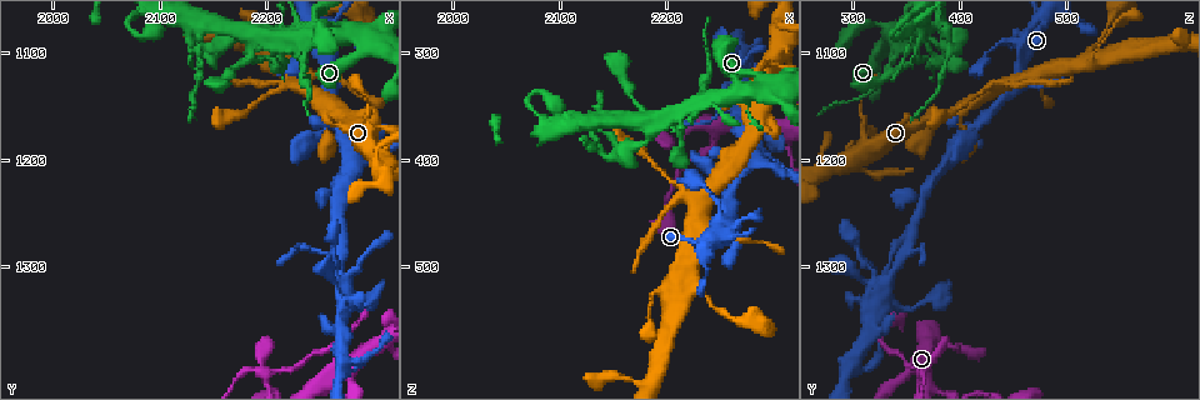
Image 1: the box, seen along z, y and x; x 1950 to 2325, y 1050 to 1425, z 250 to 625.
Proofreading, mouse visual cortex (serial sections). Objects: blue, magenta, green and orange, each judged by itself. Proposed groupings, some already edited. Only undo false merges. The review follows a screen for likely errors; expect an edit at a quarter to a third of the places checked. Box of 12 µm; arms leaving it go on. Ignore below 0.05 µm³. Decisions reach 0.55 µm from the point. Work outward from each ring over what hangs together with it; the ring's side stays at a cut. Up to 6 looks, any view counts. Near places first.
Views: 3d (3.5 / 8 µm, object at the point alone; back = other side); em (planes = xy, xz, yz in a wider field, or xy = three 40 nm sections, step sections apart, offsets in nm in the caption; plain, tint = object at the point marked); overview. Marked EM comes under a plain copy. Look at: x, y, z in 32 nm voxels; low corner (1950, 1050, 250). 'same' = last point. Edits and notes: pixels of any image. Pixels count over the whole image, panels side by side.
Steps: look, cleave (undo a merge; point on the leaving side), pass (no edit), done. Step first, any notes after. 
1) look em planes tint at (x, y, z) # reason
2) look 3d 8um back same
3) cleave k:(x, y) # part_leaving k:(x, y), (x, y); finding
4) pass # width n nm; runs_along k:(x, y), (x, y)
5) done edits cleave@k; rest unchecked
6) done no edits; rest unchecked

look 3d 3.5um at (2238, 1134, 432) # four arms meet

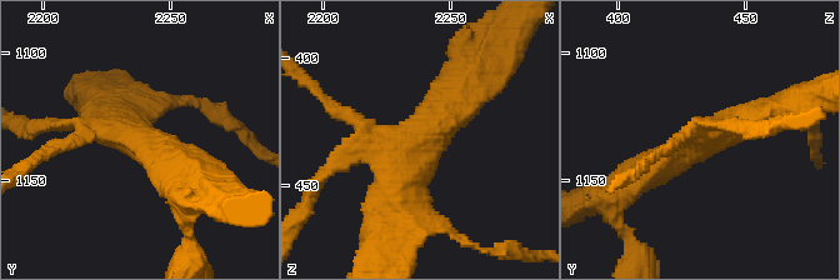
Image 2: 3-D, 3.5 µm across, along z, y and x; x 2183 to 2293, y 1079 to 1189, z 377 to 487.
pass # runs_along 2:(475, 94), (414, 145), (395, 216); one cell here

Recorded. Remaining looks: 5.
look 3d 8um at (2274, 1308, 336) # thin arm on a thick one

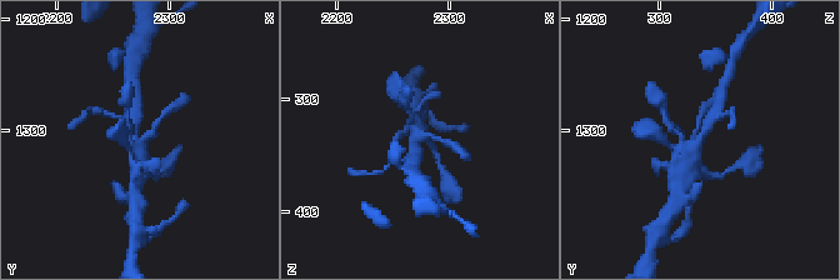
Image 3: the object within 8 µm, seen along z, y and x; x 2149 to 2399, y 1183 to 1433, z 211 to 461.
look em xy step 5 tint at (2276, 1308, 334)

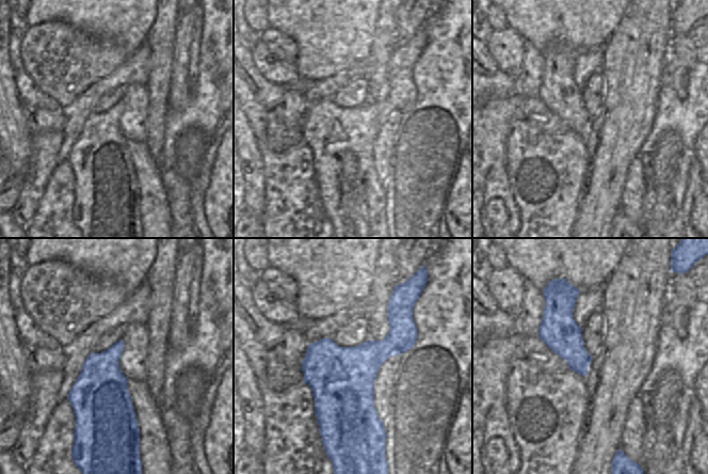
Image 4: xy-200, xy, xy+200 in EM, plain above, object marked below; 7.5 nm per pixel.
pass # runs_along 3:(414, 153), (416, 138), (445, 144); continuous, no second cell

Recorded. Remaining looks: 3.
look 3d 3.5um at (2204, 1400, 362) # four or more arms meet

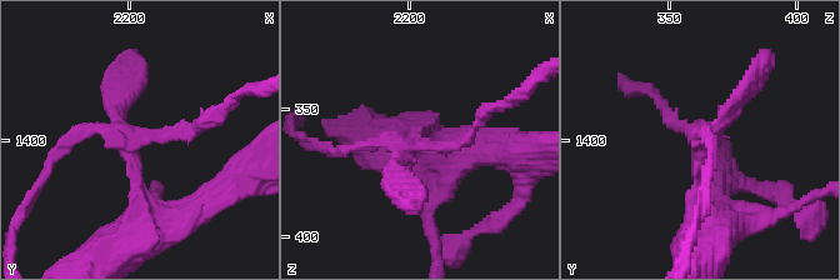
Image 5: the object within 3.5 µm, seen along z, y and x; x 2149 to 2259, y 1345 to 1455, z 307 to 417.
look em xy step 5 tint at (2202, 1402, 363) # arms 4; arm_widths 150, 150, 200, 250 nm; now the EM

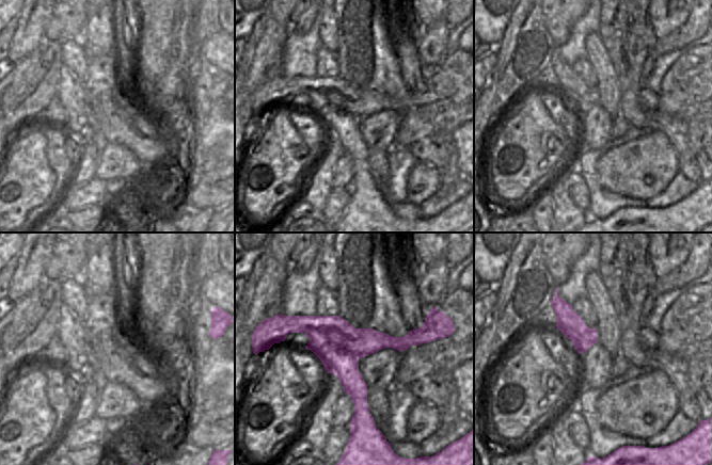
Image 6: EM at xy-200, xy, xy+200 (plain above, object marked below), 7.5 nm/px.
pass # runs_along 5:(159, 201), (136, 198), (129, 148), (198, 125); all the same cell

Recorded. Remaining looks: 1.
done no edits; rest unchecked

